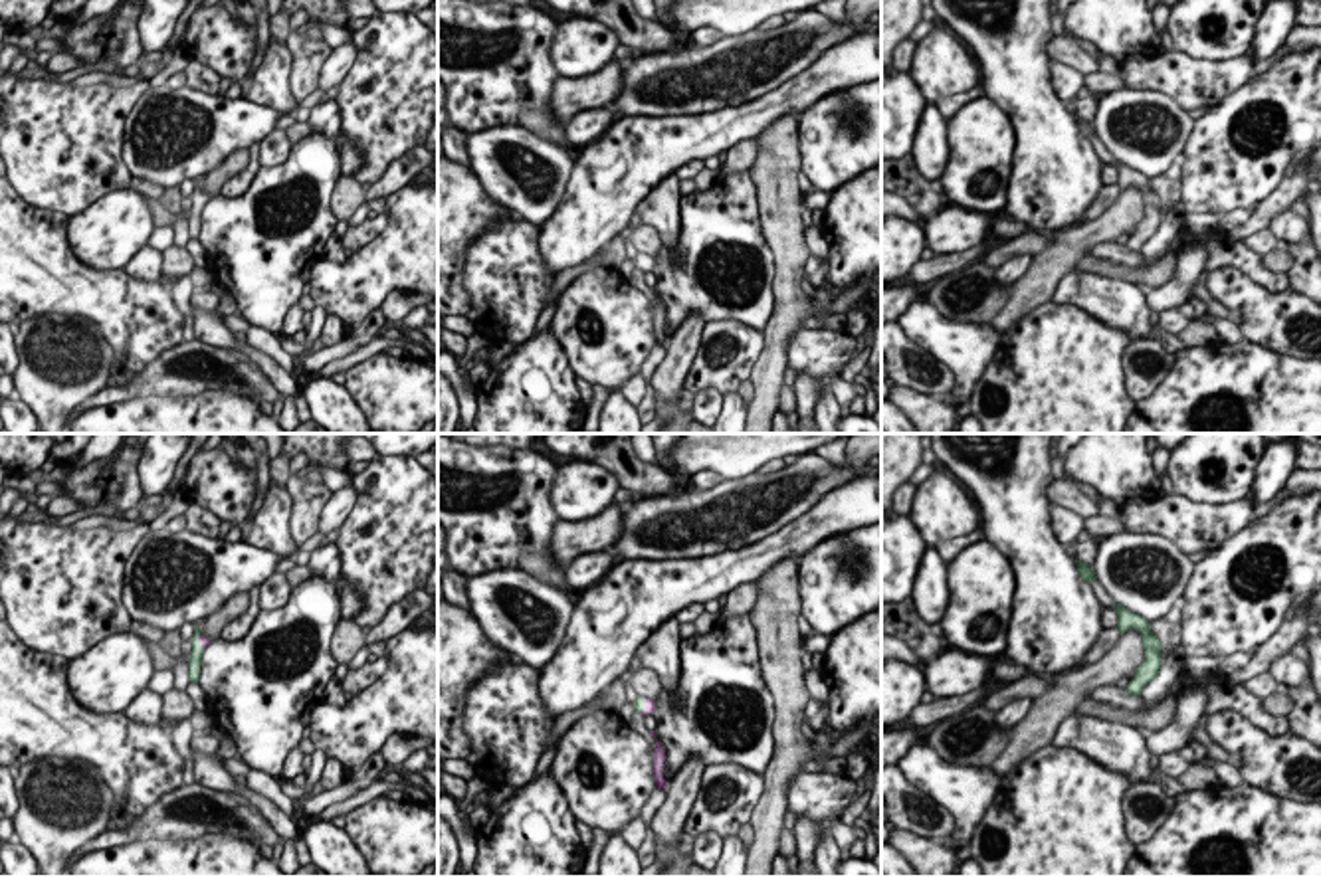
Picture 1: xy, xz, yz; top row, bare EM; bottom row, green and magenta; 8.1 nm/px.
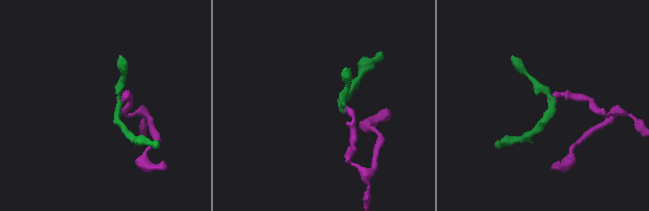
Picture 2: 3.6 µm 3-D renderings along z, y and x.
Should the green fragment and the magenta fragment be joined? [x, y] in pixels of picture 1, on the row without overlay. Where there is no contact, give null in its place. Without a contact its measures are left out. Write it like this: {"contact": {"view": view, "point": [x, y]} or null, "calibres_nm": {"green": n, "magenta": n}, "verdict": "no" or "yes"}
{"contact": {"view": "xz", "point": [642, 260]}, "calibres_nm": {"green": 90, "magenta": 90}, "verdict": "yes"}

